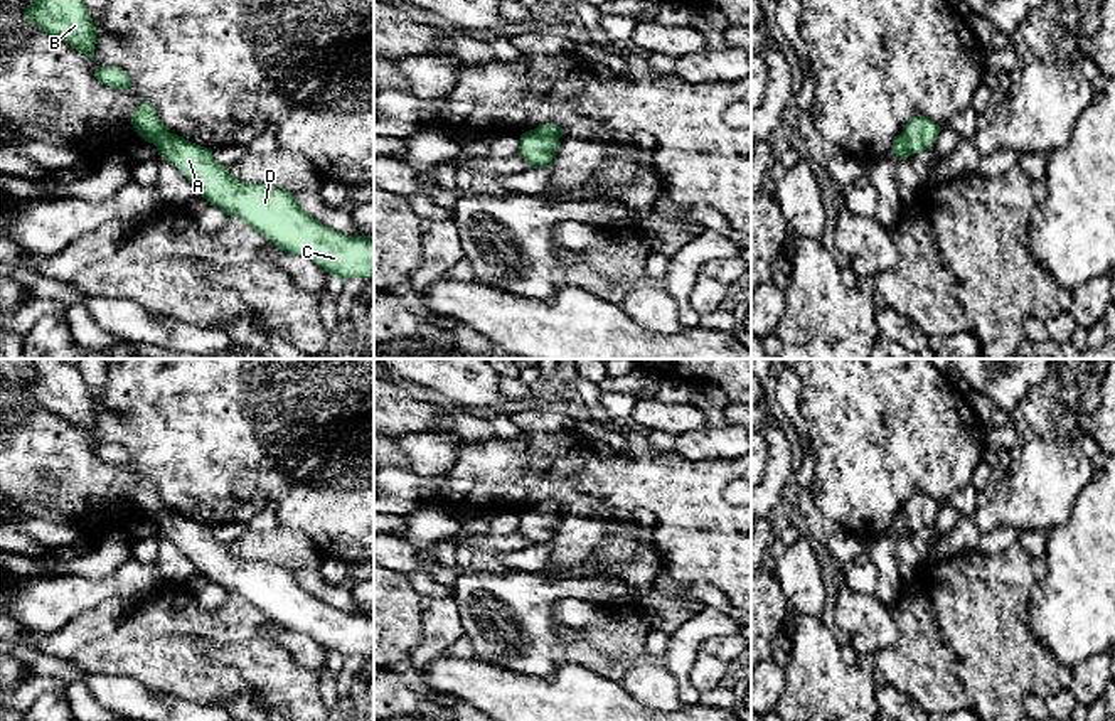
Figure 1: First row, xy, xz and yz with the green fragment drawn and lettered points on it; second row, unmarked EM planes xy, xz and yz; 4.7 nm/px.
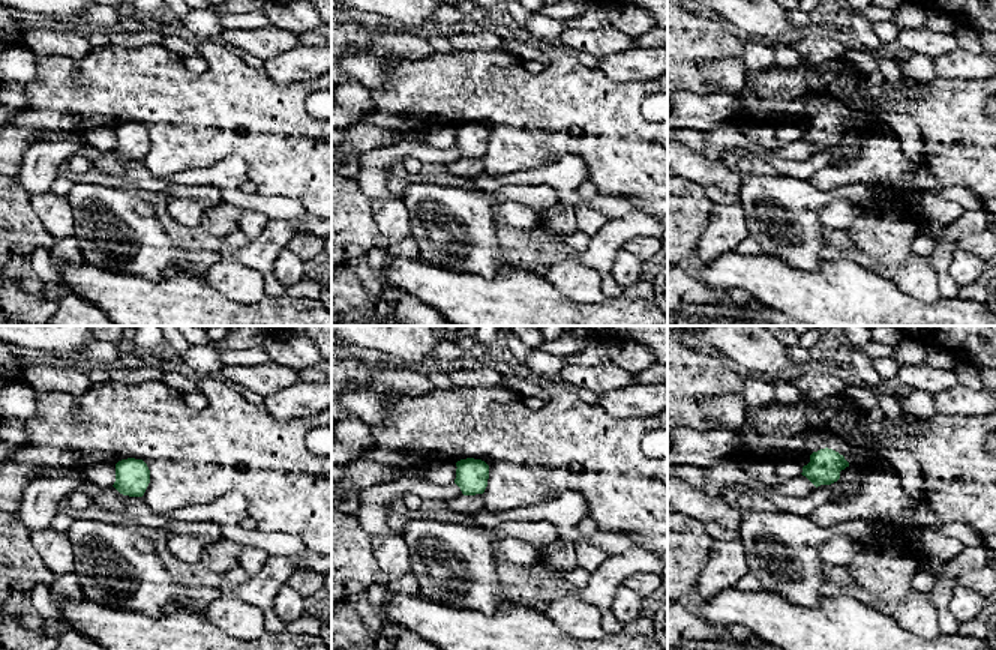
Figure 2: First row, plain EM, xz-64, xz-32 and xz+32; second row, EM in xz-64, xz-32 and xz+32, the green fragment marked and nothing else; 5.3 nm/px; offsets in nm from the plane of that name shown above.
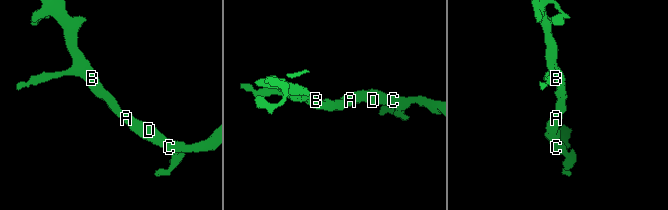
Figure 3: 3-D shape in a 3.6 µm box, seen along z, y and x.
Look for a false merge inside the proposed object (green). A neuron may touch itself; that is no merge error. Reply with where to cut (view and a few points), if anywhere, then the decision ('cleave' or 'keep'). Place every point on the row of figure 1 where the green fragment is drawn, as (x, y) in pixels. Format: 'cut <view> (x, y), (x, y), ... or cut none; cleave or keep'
cut none; keep

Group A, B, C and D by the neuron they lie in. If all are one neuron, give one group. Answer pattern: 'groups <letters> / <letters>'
groups A B C D

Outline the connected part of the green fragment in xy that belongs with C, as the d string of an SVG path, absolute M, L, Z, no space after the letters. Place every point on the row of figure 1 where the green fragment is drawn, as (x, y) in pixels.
M148 103L136 104L131 115L131 125L145 142L157 147L163 160L168 160L180 170L200 197L217 206L226 216L246 222L281 251L308 258L342 281L357 276L374 276L374 239L369 236L352 238L323 226L296 204L295 195L275 185L236 180L229 174L229 167L216 162L211 148L204 148L170 133L157 116L155 108Z

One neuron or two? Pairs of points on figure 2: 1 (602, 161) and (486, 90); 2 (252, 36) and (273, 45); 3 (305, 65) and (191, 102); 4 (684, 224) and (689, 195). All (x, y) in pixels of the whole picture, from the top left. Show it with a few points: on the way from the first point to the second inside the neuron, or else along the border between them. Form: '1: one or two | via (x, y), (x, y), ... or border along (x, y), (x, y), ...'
1: one | via (573, 144), (546, 140), (515, 108)
2: one | via (257, 41), (269, 42)
3: two | border along (261, 68), (281, 83), (305, 81)
4: one | via (684, 216), (684, 203)

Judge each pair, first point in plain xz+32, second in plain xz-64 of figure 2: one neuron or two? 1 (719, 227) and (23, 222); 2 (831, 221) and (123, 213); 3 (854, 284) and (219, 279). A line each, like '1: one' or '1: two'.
1: two
2: two
3: two

